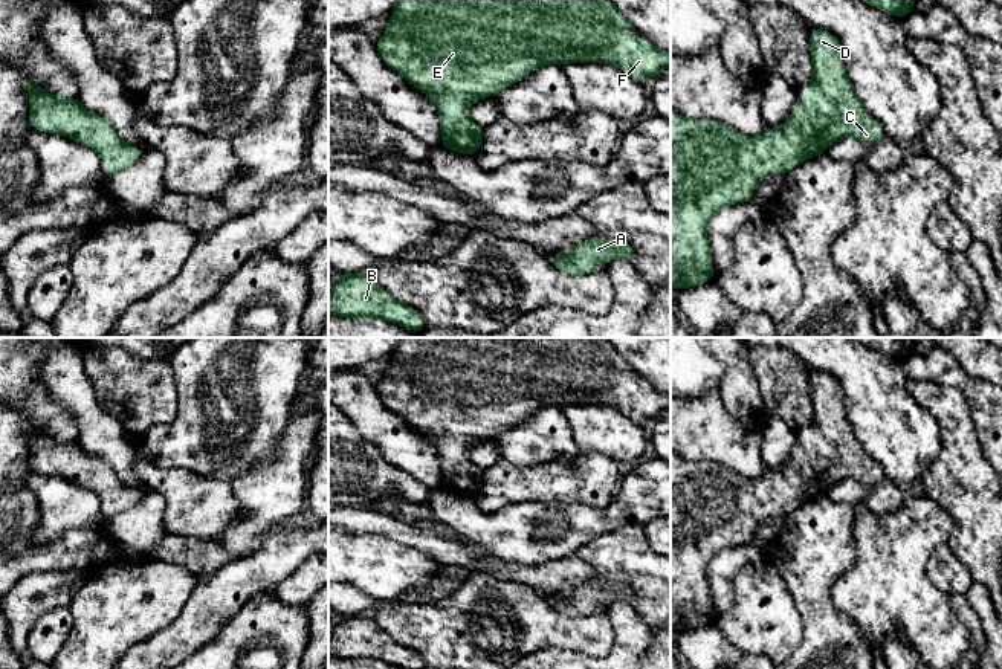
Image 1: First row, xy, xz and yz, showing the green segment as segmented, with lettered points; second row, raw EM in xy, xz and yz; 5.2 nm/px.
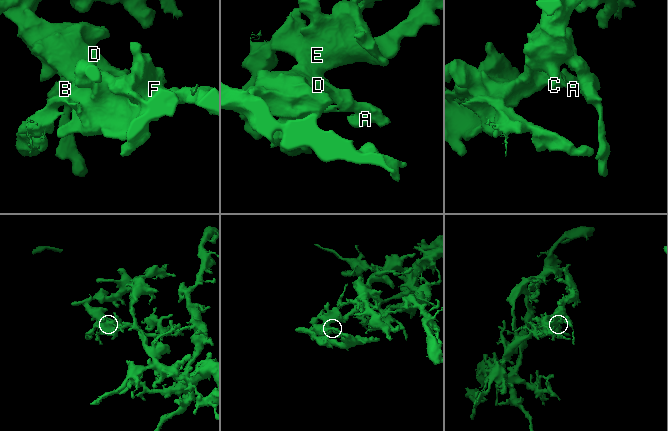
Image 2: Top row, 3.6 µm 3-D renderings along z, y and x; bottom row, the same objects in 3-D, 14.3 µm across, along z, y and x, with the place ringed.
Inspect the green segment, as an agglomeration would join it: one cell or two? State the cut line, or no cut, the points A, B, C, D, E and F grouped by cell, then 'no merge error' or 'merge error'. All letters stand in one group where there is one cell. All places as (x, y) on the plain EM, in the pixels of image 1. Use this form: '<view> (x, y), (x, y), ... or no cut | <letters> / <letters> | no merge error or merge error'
no cut | A B C D E F | no merge error

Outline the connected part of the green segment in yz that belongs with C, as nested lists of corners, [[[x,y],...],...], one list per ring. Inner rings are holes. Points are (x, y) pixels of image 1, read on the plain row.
[[[810,371],[813,422],[802,432],[808,440],[805,449],[796,443],[791,460],[784,469],[765,470],[755,480],[713,461],[689,461],[671,452],[671,629],[683,632],[698,629],[715,620],[712,591],[707,583],[707,567],[724,548],[747,545],[756,527],[765,518],[790,515],[810,499],[852,478],[868,490],[886,475],[878,463],[869,458],[857,440],[845,412],[845,396],[840,383],[825,371]],[[819,444],[831,444],[832,455],[822,457]]]

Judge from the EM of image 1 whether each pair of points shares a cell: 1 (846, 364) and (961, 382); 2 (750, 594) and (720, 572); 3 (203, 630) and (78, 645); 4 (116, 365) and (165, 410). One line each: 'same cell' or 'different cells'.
1: different cells
2: different cells
3: different cells
4: same cell

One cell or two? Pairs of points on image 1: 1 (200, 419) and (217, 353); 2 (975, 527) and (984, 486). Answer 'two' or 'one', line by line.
1: one
2: one

